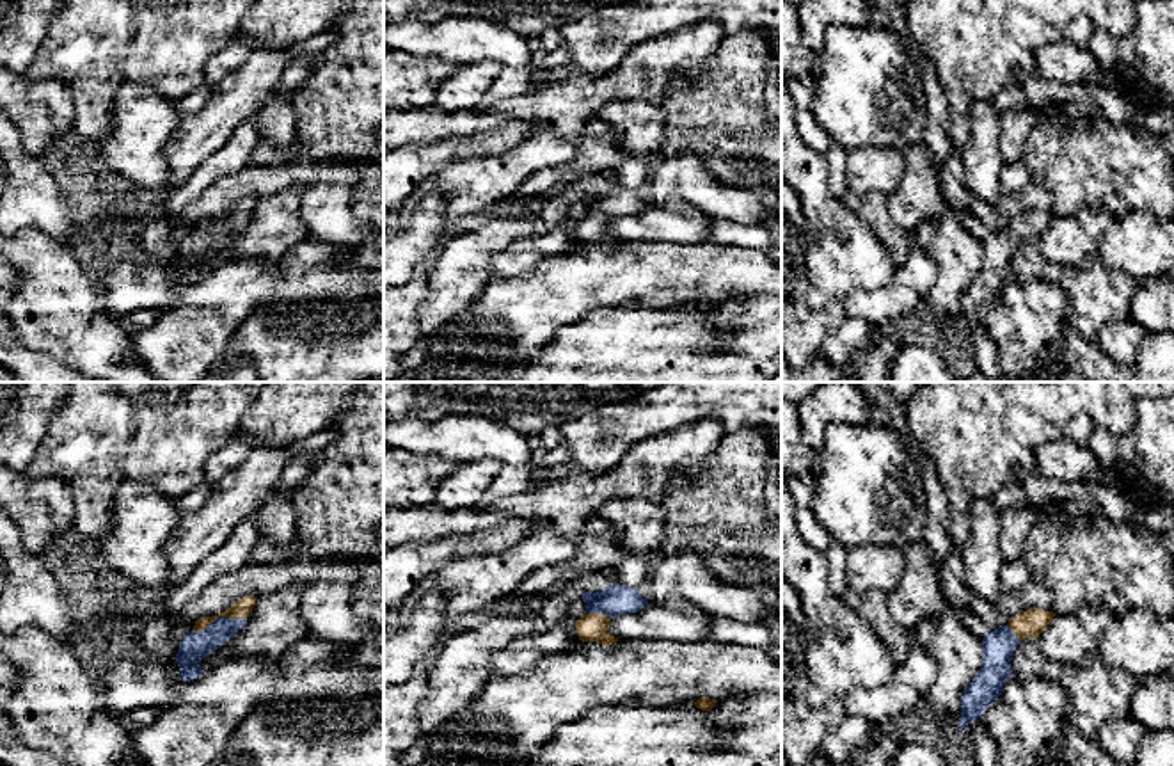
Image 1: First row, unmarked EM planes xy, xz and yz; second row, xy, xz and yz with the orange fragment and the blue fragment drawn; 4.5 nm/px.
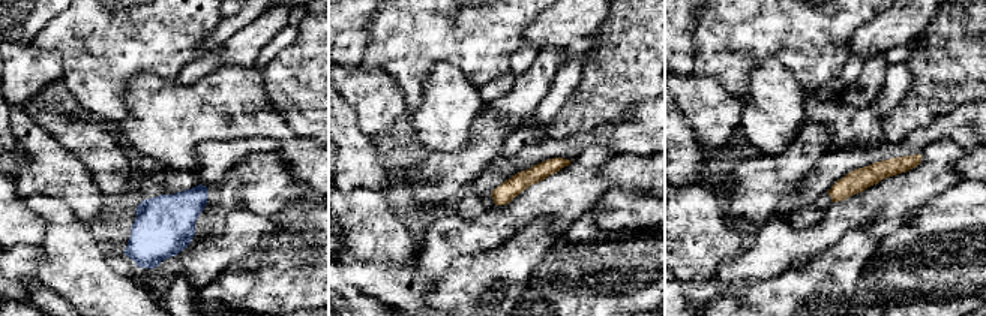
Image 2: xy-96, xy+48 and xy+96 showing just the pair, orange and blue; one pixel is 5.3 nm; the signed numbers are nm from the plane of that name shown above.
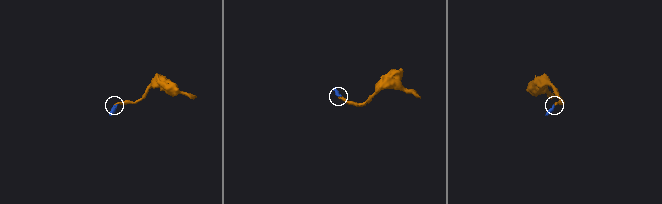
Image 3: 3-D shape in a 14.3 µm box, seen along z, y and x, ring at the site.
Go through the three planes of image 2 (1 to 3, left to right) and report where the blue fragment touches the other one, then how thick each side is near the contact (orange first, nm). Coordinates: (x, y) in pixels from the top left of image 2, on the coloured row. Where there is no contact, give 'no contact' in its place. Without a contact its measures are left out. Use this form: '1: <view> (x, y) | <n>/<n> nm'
1: no contact
2: no contact
3: no contact

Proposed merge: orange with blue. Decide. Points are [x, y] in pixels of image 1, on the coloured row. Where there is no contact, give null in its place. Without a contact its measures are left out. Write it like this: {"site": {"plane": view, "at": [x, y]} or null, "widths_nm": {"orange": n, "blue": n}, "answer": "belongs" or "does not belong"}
{"site": {"plane": "xy", "at": [217, 617]}, "widths_nm": {"orange": 80, "blue": 140}, "answer": "belongs"}

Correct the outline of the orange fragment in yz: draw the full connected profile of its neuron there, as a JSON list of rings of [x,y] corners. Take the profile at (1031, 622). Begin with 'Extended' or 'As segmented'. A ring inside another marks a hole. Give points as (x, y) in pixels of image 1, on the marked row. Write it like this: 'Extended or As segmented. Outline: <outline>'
Extended. Outline: [[[1030,608],[982,638],[980,670],[961,695],[957,729],[966,729],[970,722],[982,718],[986,707],[1002,695],[1007,677],[1012,675],[1011,659],[1018,643],[1025,638],[1039,638],[1053,617],[1053,611]]]

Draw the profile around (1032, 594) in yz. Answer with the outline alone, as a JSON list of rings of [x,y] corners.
[[[1028,579],[1016,592],[1007,594],[996,601],[996,608],[1007,618],[1012,618],[1030,608],[1051,611],[1051,606],[1051,592],[1034,579]]]

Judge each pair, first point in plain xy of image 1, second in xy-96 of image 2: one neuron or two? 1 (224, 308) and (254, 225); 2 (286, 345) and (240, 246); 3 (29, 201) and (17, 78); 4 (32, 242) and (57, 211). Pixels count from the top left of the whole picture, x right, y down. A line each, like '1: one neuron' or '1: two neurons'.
1: one neuron
2: two neurons
3: two neurons
4: one neuron

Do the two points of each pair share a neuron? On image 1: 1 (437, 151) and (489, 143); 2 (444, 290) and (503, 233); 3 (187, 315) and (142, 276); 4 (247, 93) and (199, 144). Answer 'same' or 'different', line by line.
1: same
2: same
3: different
4: same

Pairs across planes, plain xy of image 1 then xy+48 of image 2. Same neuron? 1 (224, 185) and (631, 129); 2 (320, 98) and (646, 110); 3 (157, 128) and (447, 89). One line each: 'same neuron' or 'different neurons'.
1: same neuron
2: different neurons
3: same neuron

